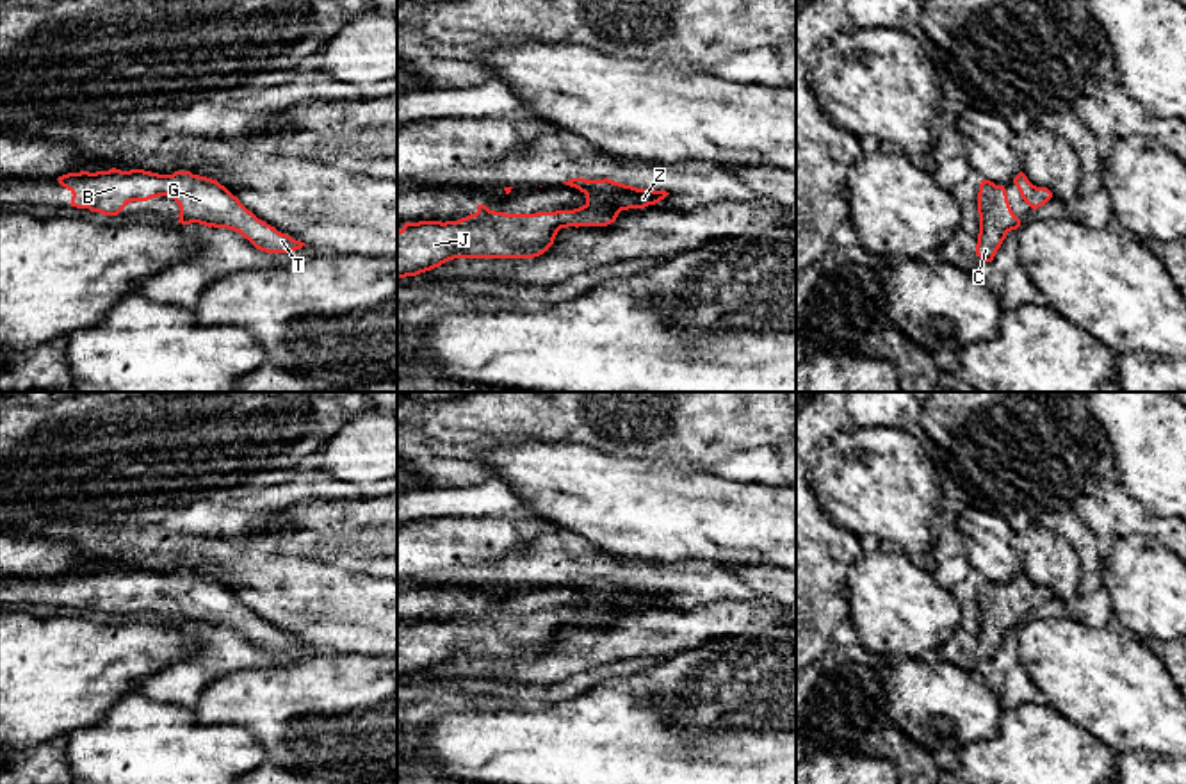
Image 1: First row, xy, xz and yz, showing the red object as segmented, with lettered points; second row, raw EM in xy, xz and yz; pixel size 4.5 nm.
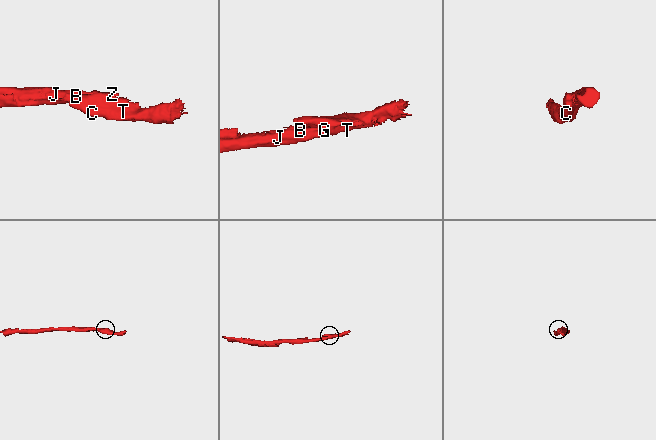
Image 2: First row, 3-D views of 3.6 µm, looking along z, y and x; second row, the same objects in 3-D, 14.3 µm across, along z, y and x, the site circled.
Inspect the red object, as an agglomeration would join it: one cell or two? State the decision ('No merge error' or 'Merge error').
No merge error

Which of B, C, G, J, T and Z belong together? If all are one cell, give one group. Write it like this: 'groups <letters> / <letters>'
groups B C G J T Z

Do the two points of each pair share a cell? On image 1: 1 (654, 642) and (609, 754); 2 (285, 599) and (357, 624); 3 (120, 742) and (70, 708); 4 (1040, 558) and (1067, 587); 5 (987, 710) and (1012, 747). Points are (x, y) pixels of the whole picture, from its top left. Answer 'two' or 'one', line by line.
1: two
2: one
3: two
4: one
5: two

